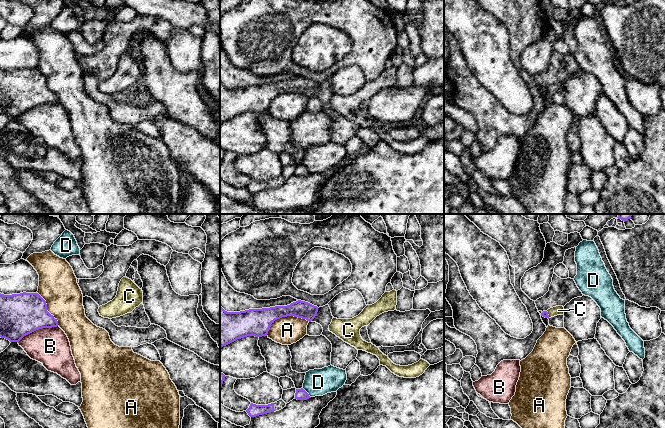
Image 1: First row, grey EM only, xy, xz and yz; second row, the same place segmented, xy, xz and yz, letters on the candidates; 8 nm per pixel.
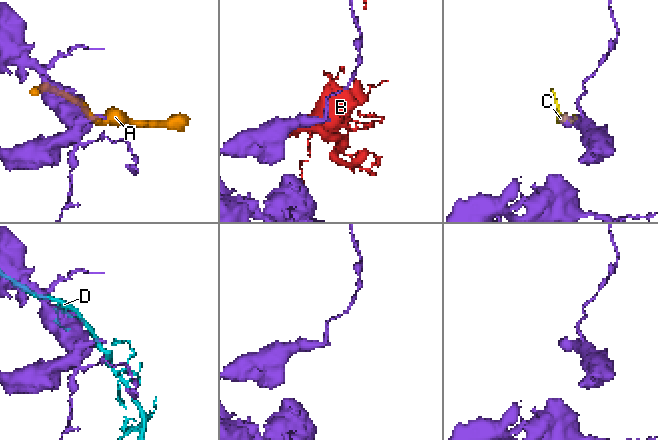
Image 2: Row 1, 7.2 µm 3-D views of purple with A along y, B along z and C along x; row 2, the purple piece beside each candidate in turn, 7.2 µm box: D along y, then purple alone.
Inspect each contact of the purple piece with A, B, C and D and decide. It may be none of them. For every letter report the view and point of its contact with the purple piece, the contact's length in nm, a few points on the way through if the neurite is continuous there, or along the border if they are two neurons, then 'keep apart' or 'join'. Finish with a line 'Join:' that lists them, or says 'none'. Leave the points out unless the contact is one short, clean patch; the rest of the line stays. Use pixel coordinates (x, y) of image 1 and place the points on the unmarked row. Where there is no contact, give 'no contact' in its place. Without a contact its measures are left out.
A: contact xz (284, 92); length 360 nm; keep apart
B: contact xy (37, 105); length 340 nm; keep apart
C: contact yz (547, 90); length 60 nm; way yz (545, 90), (547, 90), (558, 86); join
D: contact xz (307, 169); length 100 nm; keep apart
Join: C

